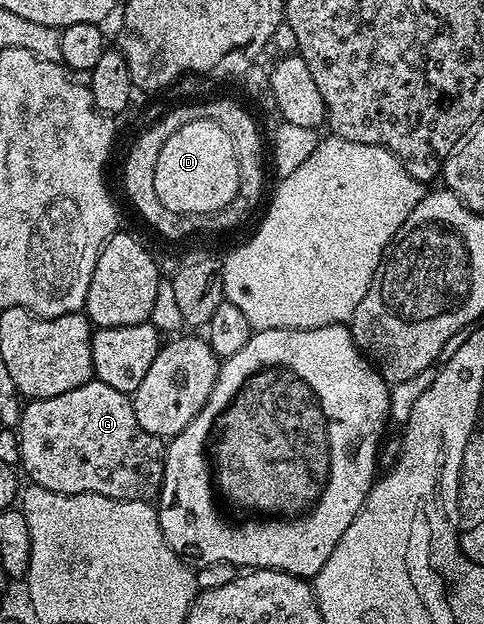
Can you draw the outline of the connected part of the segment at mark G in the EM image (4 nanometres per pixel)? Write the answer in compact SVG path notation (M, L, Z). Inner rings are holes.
M93 379L82 387L74 387L74 391L66 391L66 395L29 400L20 411L18 436L20 465L26 477L28 472L27 480L38 487L46 487L46 491L97 493L123 501L148 501L159 494L164 478L165 442L142 431L134 416L131 396L114 391L114 387L106 383Z

